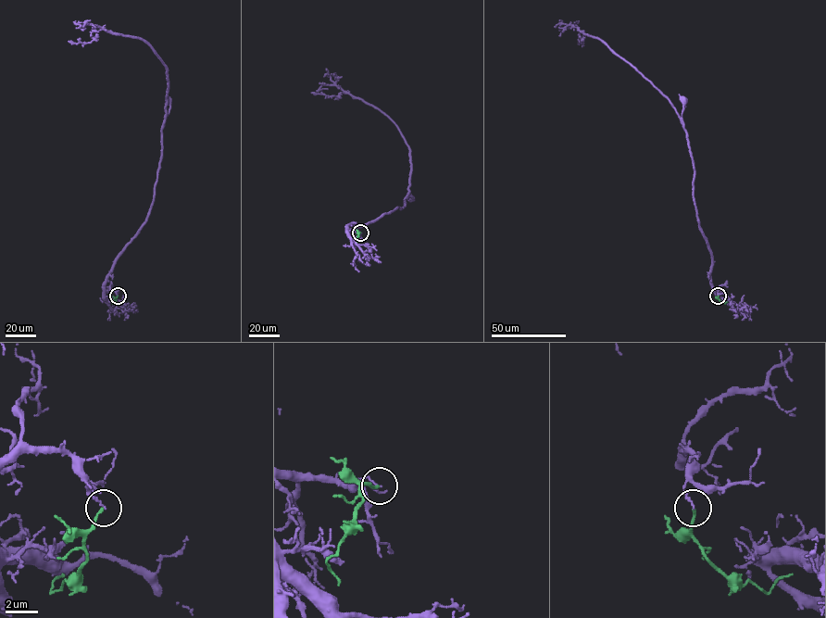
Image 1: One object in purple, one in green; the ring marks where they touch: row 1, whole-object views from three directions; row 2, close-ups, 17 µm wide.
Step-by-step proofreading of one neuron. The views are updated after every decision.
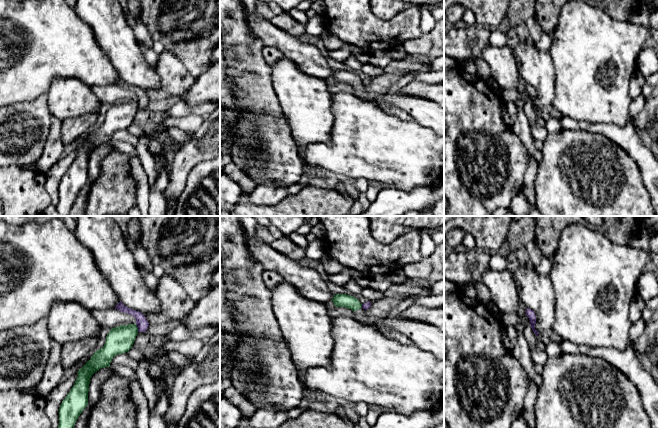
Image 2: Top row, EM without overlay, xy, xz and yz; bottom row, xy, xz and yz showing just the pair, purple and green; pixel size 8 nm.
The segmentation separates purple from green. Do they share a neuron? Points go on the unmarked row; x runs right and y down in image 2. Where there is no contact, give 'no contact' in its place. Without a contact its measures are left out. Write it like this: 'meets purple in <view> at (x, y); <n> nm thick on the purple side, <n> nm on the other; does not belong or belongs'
meets purple in xy at (137, 103); 100 nm thick on the purple side, 220 nm on the other; belongs

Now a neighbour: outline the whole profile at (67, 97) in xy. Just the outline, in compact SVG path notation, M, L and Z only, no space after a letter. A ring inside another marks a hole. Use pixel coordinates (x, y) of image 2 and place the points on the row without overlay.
M75 78L55 79L50 85L47 97L51 114L61 121L99 113L102 105L91 87Z

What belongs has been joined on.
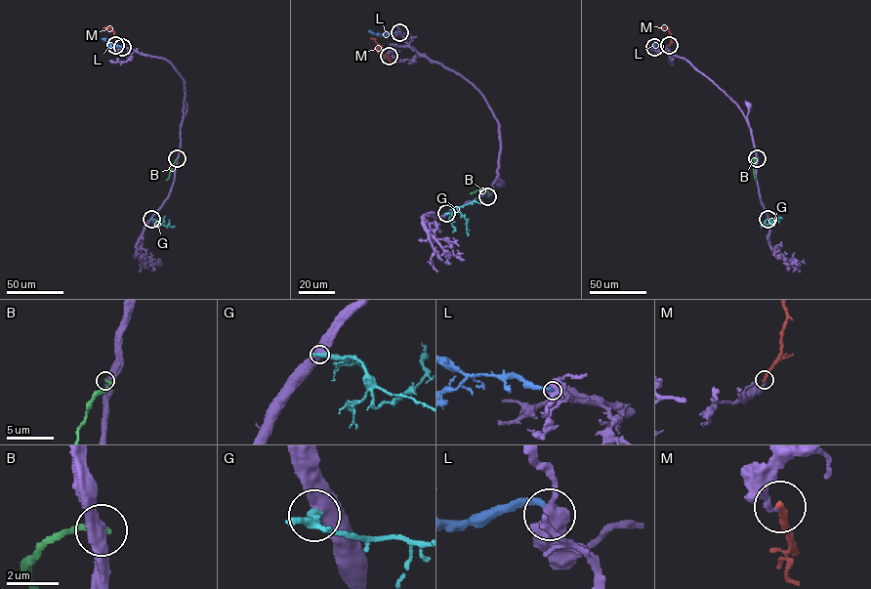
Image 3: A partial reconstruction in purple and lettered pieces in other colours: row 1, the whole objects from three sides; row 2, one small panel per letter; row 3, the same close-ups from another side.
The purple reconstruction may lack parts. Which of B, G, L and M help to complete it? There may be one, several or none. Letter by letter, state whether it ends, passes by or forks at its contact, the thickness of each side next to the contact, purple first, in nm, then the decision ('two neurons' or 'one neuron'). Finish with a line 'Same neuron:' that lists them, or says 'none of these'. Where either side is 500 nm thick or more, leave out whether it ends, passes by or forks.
B: it ends | 480/240 nm | two neurons
G: 550/480 nm | two neurons
L: 650/280 nm | one neuron
M: it ends | 180/260 nm | two neurons
Same neuron: L

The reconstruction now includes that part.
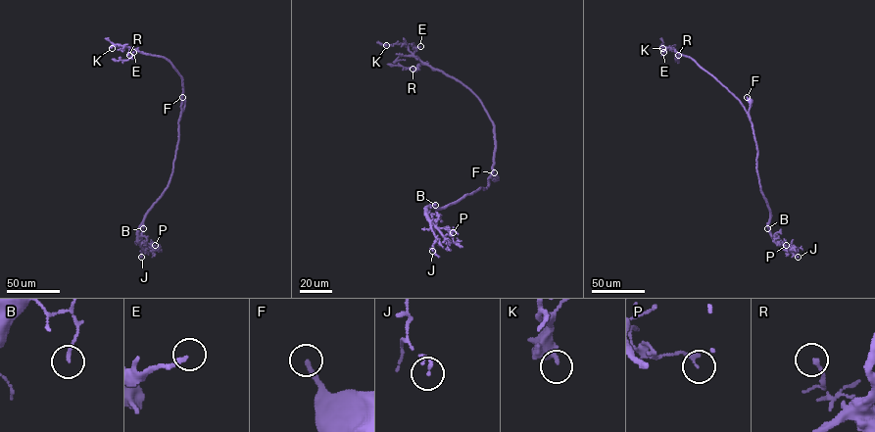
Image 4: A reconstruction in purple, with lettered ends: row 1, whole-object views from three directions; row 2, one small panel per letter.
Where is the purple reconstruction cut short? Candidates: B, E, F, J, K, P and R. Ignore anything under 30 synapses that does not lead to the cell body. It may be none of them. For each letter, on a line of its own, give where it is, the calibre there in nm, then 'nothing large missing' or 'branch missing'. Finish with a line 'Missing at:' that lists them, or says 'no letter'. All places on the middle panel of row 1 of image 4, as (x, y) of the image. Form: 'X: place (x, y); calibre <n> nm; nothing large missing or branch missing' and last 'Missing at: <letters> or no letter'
B: place (435, 205); calibre 140 nm; nothing large missing
E: place (420, 46); calibre 220 nm; nothing large missing
F: place (494, 172); calibre 280 nm; nothing large missing
J: place (432, 251); calibre 140 nm; nothing large missing
K: place (386, 45); calibre 240 nm; nothing large missing
P: place (453, 232); calibre 200 nm; nothing large missing
R: place (413, 69); calibre 140 nm; nothing large missing
Missing at: no letter

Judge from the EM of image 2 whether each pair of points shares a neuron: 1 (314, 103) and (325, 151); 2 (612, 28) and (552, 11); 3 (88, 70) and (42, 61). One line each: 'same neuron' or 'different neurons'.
1: different neurons
2: different neurons
3: same neuron

